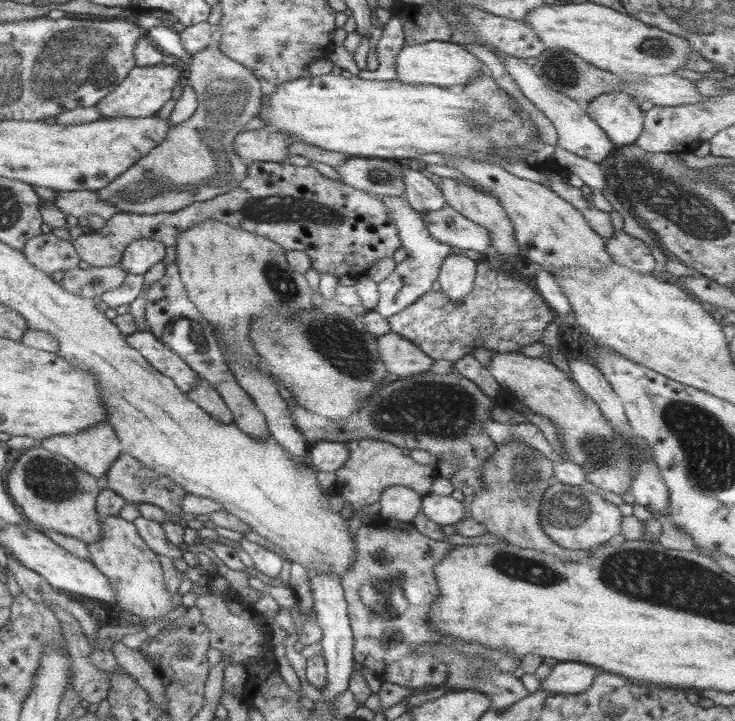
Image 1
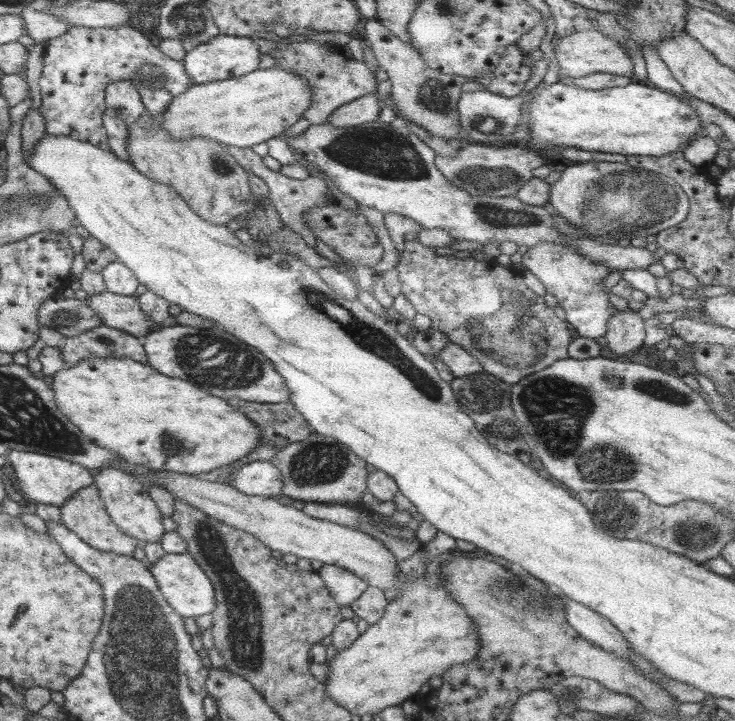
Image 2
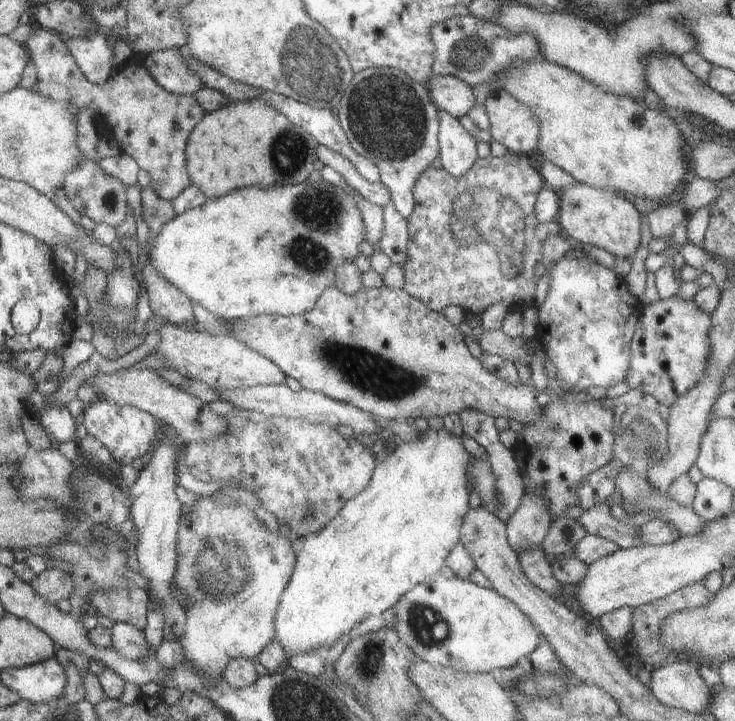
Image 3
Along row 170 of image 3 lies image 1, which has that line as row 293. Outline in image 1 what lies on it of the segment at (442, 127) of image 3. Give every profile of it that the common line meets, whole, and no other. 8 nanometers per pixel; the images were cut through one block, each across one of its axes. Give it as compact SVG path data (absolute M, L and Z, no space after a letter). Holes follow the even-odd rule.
M448 255L442 261L437 280L453 301L461 301L472 290L476 273L477 261L464 255Z

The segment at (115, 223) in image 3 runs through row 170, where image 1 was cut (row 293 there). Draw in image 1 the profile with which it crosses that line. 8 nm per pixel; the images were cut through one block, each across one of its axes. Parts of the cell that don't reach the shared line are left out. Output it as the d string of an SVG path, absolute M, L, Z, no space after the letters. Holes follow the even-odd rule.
M120 265L87 269L76 267L65 271L60 283L76 296L97 299L104 292L118 288L126 275L127 272Z

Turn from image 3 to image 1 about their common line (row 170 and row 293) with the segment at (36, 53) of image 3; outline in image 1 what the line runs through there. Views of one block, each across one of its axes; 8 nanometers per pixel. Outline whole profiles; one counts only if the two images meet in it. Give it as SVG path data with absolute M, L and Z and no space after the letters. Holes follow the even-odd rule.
M171 263L165 268L160 280L153 282L148 288L143 288L146 304L146 330L150 331L164 346L170 347L190 368L201 378L208 381L221 396L228 410L232 413L232 420L236 427L254 439L264 439L269 436L266 430L266 420L237 383L233 372L220 352L219 344L214 338L213 326L200 314L200 311L188 298L185 286L179 275L178 265Z

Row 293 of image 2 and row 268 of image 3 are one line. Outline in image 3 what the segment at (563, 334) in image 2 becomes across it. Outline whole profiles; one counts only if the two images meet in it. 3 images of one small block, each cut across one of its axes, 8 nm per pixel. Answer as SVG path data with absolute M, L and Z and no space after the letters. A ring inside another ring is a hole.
M508 152L501 157L490 156L485 159L478 158L473 164L472 168L458 178L450 176L444 168L434 168L430 166L416 182L414 186L414 208L412 216L407 218L407 229L408 229L408 242L406 249L406 262L404 262L403 275L404 275L404 286L403 289L418 300L424 302L428 308L441 312L446 306L454 305L461 308L466 312L467 316L479 316L486 311L492 304L504 302L507 308L516 308L518 312L523 312L526 308L534 305L534 294L536 294L537 279L534 276L535 267L540 263L543 256L543 245L546 243L551 236L563 236L564 231L561 228L557 220L552 220L548 224L542 224L538 218L536 218L536 212L534 212L534 206L538 202L538 197L542 190L548 188L548 184L540 174L538 169L534 168L529 163L530 157L528 155L514 154Z

